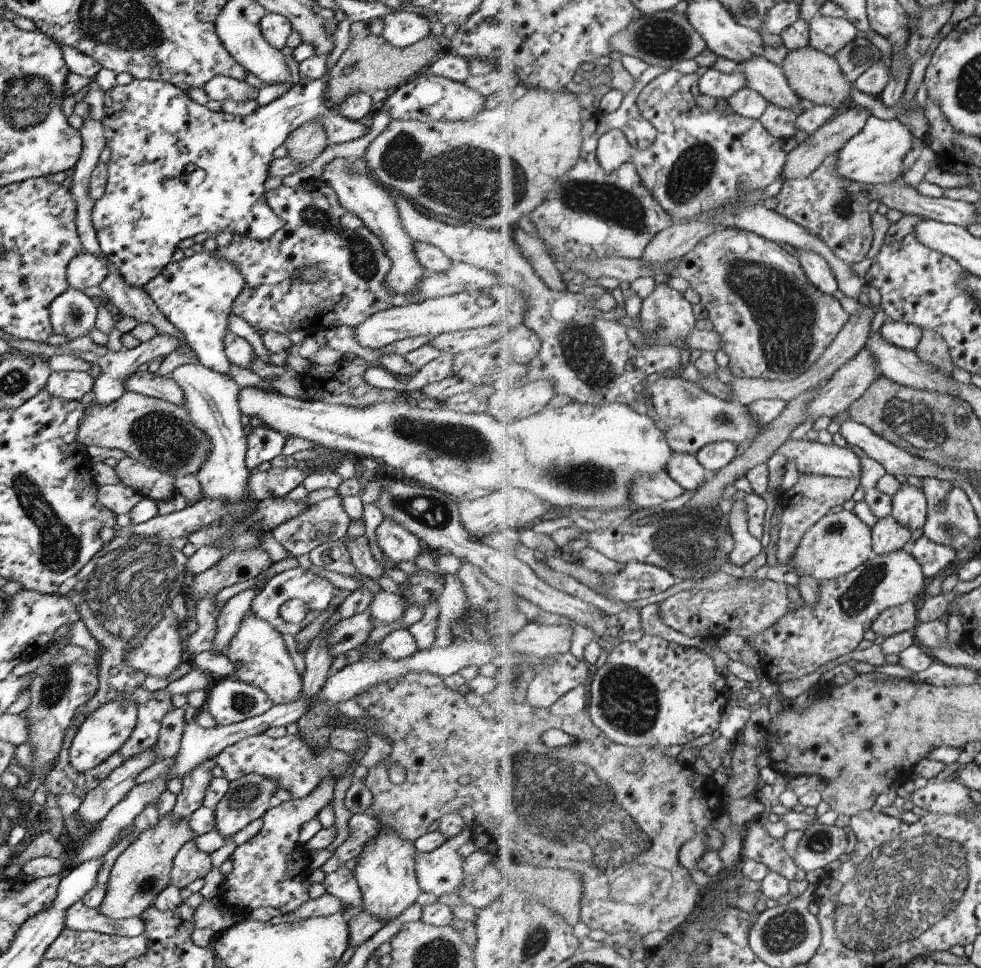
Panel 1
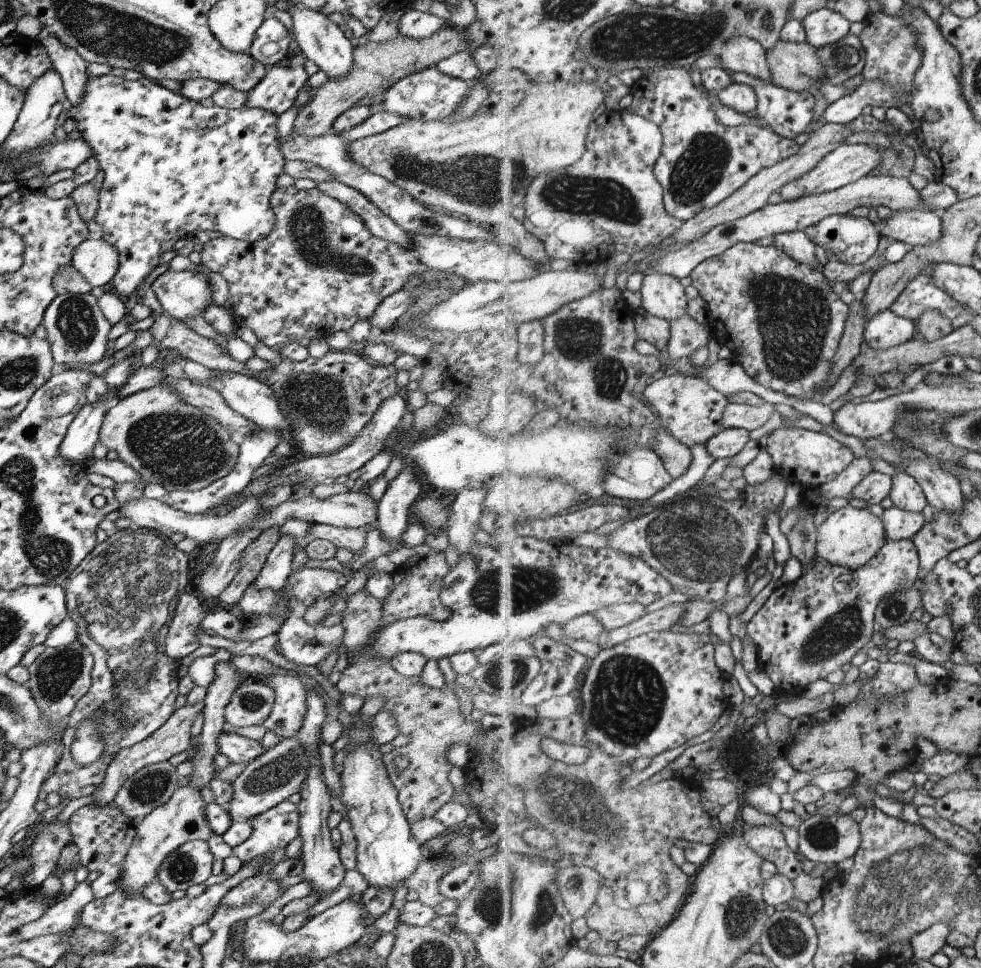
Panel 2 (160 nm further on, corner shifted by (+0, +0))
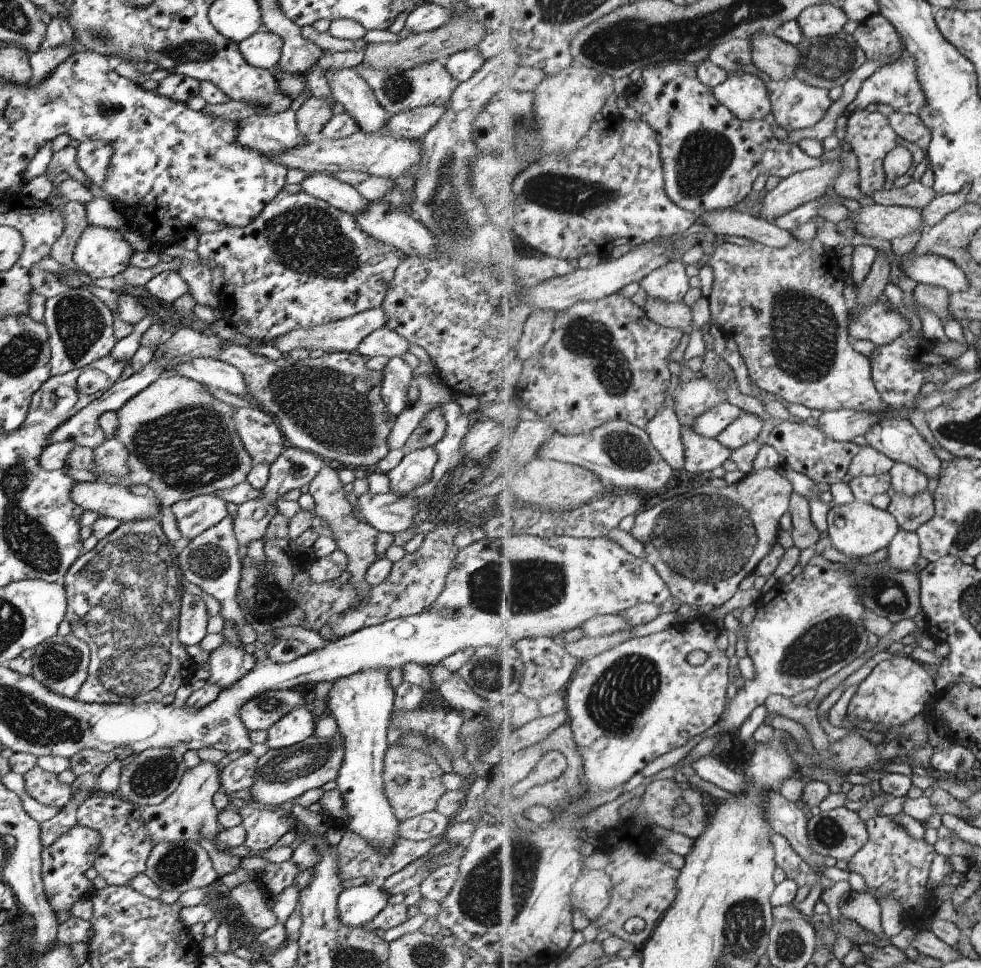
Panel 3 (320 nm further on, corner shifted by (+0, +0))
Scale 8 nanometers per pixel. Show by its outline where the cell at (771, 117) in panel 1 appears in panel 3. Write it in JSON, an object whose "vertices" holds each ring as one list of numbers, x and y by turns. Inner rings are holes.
{"vertices":[[796,77,767,84,772,100,772,114,786,131,815,126,827,114,833,100,829,89,809,86]]}

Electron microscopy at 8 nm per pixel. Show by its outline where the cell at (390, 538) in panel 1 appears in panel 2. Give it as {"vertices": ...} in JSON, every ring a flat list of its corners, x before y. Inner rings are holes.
{"vertices":[[404,465,399,473,387,482,386,489,377,501,377,529,389,540,399,540,409,520,412,504,421,496,421,485,411,468]]}

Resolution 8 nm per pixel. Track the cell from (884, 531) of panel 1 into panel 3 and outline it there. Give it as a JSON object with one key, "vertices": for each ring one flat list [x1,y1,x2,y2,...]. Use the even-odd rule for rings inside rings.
{"vertices":[[928,489,916,495,895,492,887,509,896,516,901,529,917,532,935,516,934,494]]}

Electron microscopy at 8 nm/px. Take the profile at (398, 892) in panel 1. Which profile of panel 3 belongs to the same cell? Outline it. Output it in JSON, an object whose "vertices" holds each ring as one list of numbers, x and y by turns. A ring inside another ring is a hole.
{"vertices":[[371,667,338,678,332,682,325,702,344,740,344,755,334,780,348,816,344,828,362,836,382,853,386,853,399,838,396,833,399,821,392,813,382,785,384,752,389,747,386,733,395,710,394,690,387,679,388,671,385,667]]}

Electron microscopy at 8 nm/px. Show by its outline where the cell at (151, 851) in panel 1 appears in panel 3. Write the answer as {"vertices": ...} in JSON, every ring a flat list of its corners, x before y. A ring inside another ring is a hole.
{"vertices":[[200,760,196,765,186,769,179,779,177,788,159,804,139,806,139,804,132,803,132,807,139,811,140,819,144,822,149,838,154,844,186,840,197,843,201,838,205,838,205,840,215,840,213,842,215,848,229,852,231,856,235,855,241,859,251,854,251,850,244,845,223,849,216,842,216,834,221,828,216,819,218,810,213,807,211,797,220,788,218,774,217,764]]}

